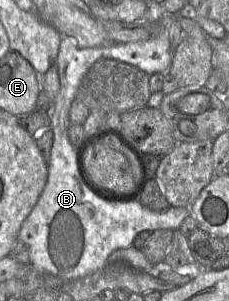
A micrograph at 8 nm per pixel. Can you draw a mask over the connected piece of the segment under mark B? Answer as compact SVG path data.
M159 21L154 23L156 30L153 36L148 40L136 42L111 43L100 47L81 47L74 37L62 36L55 61L59 73L60 90L54 98L51 108L46 110L50 115L51 128L54 133L51 157L48 162L48 180L37 204L24 221L19 233L19 240L29 247L30 263L52 275L62 278L79 278L94 273L107 266L108 257L114 251L132 246L134 239L140 232L157 229L179 229L185 218L190 215L190 209L184 207L170 206L166 211L156 212L148 209L141 202L107 202L97 197L80 176L77 149L68 136L68 128L71 124L69 118L71 104L77 97L84 74L96 61L103 58L120 60L138 67L149 75L167 72L172 60L171 44L161 23Z

